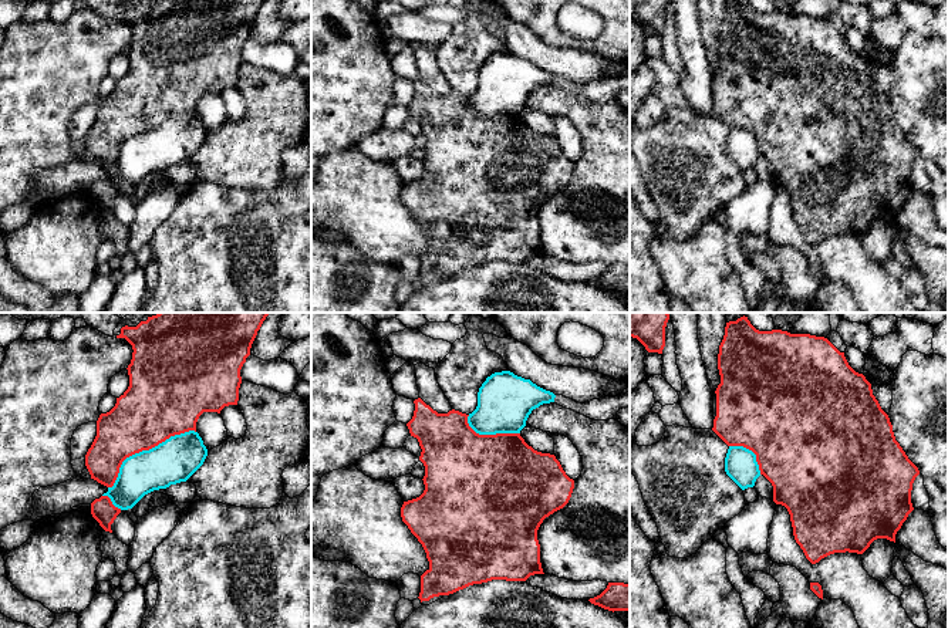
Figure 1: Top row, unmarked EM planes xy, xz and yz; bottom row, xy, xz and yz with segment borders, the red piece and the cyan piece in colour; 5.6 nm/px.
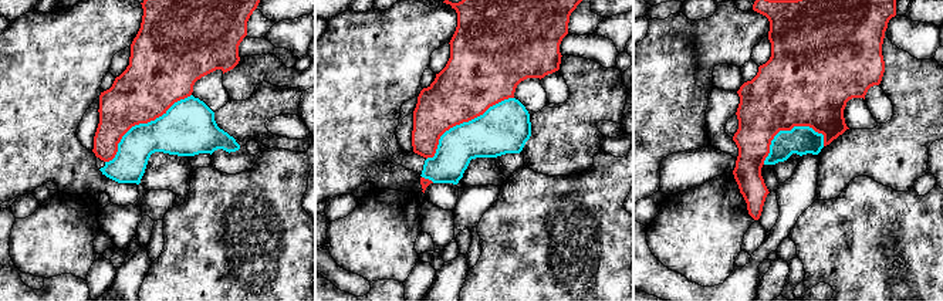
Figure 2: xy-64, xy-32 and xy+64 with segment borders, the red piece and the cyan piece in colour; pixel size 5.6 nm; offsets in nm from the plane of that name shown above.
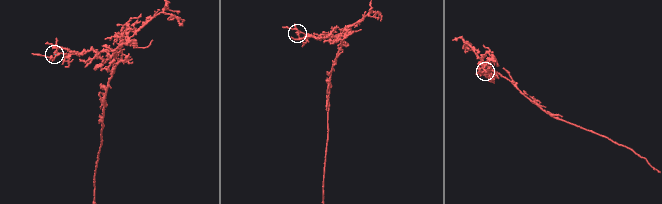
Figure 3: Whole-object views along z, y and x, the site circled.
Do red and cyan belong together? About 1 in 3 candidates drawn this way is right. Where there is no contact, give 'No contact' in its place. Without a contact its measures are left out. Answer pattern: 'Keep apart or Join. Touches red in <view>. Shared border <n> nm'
Keep apart. Touches red in xy. Shared border 600 nm

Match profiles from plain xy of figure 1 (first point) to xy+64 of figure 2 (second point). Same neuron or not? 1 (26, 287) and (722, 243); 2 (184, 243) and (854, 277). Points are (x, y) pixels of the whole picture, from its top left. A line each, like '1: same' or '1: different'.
1: different
2: same

